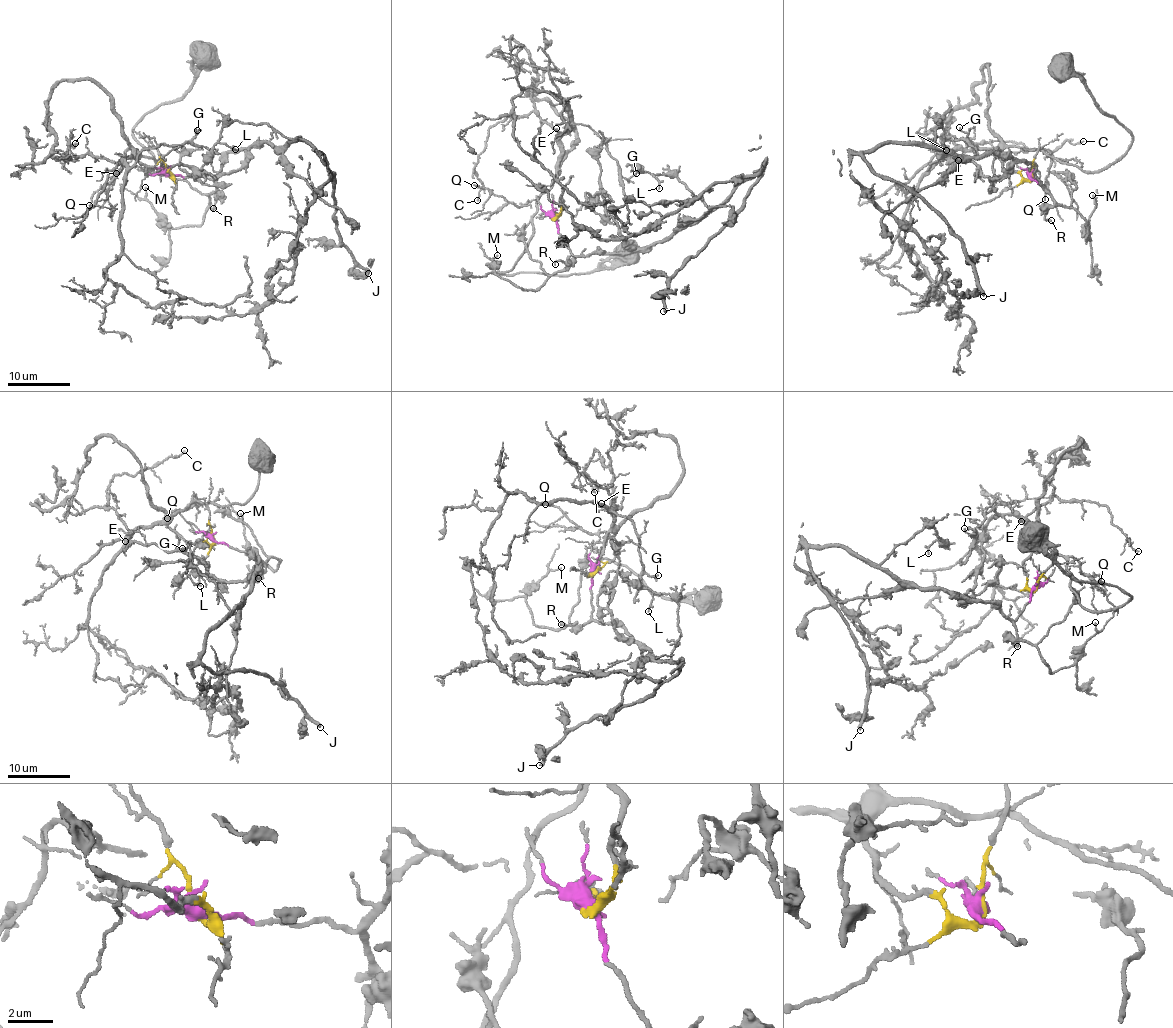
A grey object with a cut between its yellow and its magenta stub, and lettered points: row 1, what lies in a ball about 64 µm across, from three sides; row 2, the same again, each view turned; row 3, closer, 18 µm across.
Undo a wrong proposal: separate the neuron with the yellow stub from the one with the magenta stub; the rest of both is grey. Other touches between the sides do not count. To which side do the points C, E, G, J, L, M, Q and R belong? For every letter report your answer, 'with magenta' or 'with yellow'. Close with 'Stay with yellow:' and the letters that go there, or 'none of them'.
C: with yellow
E: with yellow
G: with yellow
J: with magenta
L: with magenta
M: with magenta
Q: with yellow
R: with magenta
Stay with yellow: C, E, G, Q

